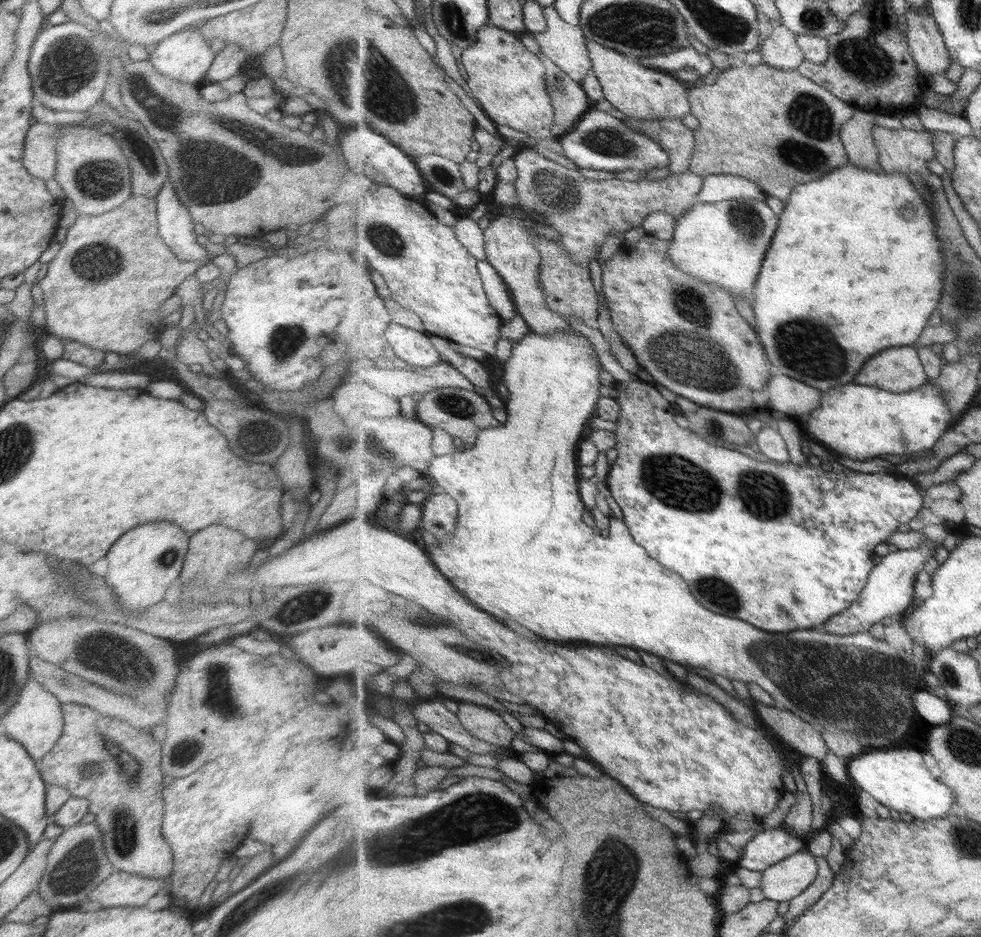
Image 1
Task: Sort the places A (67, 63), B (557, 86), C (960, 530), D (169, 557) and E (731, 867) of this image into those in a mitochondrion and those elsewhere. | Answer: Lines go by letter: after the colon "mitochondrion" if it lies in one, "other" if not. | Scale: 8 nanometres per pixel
A: mitochondrion
B: mitochondrion
C: other
D: mitochondrion
E: other

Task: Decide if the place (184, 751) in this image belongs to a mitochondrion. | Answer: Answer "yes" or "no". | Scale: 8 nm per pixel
yes

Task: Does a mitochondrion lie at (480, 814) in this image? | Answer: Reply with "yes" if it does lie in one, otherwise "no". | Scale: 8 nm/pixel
yes

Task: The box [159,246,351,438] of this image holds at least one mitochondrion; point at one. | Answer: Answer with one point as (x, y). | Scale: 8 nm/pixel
(290, 336)

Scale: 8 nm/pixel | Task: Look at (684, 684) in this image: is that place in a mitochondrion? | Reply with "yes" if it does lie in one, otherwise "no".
no

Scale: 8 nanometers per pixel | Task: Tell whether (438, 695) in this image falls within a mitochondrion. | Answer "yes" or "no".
no

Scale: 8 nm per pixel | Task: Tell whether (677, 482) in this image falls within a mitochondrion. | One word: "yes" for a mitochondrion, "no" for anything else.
yes

